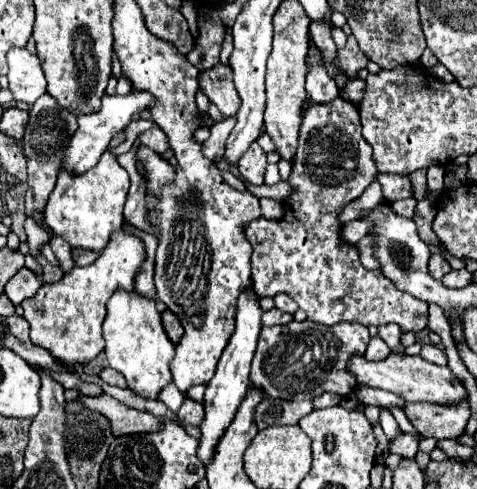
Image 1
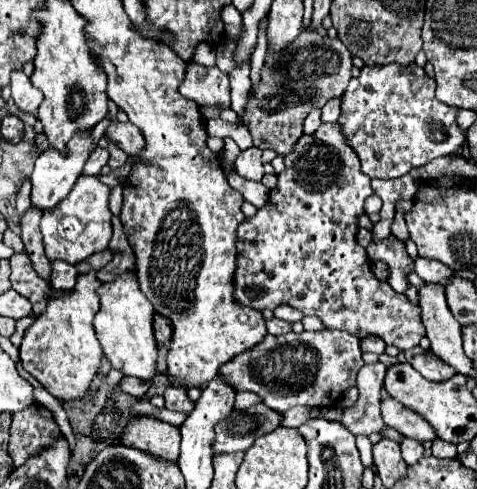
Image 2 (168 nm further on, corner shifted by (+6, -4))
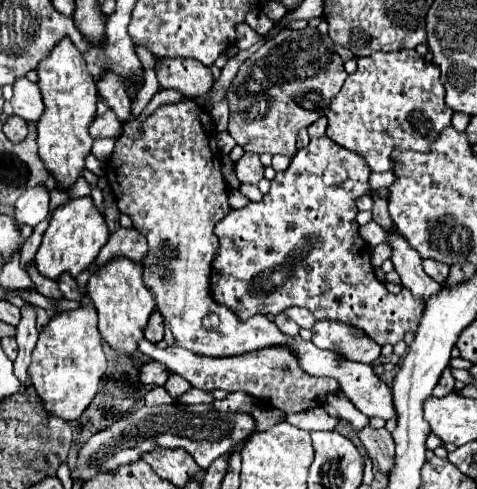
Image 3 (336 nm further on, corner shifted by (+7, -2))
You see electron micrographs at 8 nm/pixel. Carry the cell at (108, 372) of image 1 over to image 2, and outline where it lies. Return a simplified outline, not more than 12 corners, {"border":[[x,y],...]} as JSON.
{"border":[[121,378],[121,392],[141,398],[149,384],[137,378]]}

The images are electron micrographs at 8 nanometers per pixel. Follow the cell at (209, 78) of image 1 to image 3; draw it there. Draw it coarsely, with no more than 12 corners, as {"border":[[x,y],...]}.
{"border":[[160,58],[160,88],[202,96],[212,70],[194,58]]}

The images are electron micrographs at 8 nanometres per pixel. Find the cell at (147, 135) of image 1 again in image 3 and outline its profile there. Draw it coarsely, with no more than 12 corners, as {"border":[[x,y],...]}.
{"border":[[112,110],[96,116],[92,138],[118,138],[122,122]]}

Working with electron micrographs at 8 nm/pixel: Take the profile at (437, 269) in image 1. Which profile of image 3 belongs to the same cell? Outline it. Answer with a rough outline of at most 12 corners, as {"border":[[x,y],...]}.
{"border":[[424,260],[424,272],[444,284],[448,278],[448,264]]}

